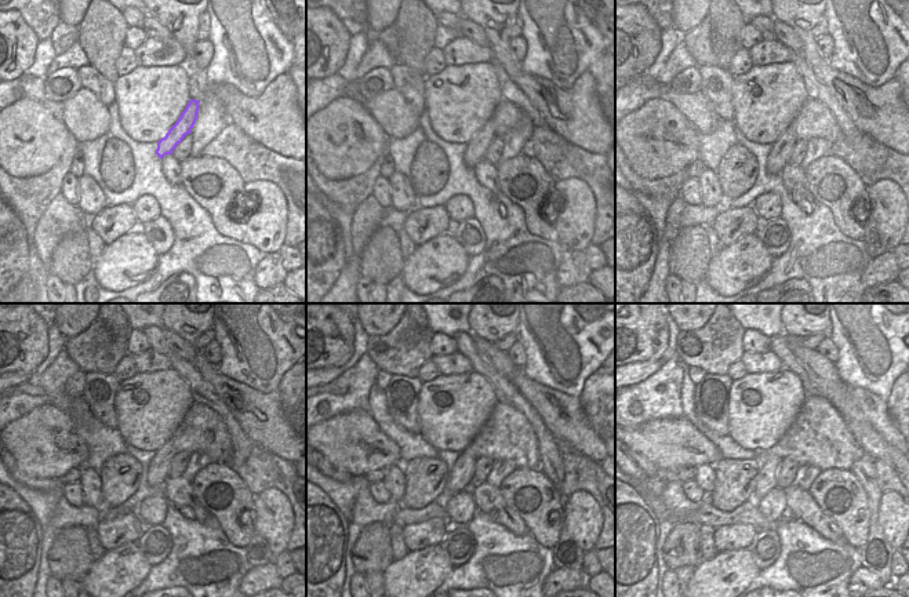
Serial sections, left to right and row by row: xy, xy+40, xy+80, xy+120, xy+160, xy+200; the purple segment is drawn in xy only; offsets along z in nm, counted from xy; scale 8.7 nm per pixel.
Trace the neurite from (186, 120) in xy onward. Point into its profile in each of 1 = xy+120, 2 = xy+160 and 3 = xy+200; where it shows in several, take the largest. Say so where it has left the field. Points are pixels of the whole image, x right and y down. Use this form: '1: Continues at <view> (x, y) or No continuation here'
1: Continues at xy+120 (159, 468)
2: Continues at xy+160 (460, 477)
3: Continues at xy+200 (766, 480)

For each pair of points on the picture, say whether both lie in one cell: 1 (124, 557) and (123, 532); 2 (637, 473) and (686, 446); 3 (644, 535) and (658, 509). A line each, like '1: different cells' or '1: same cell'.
1: different cells
2: different cells
3: different cells

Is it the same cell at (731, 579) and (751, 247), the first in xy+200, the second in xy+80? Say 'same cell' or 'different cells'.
same cell

